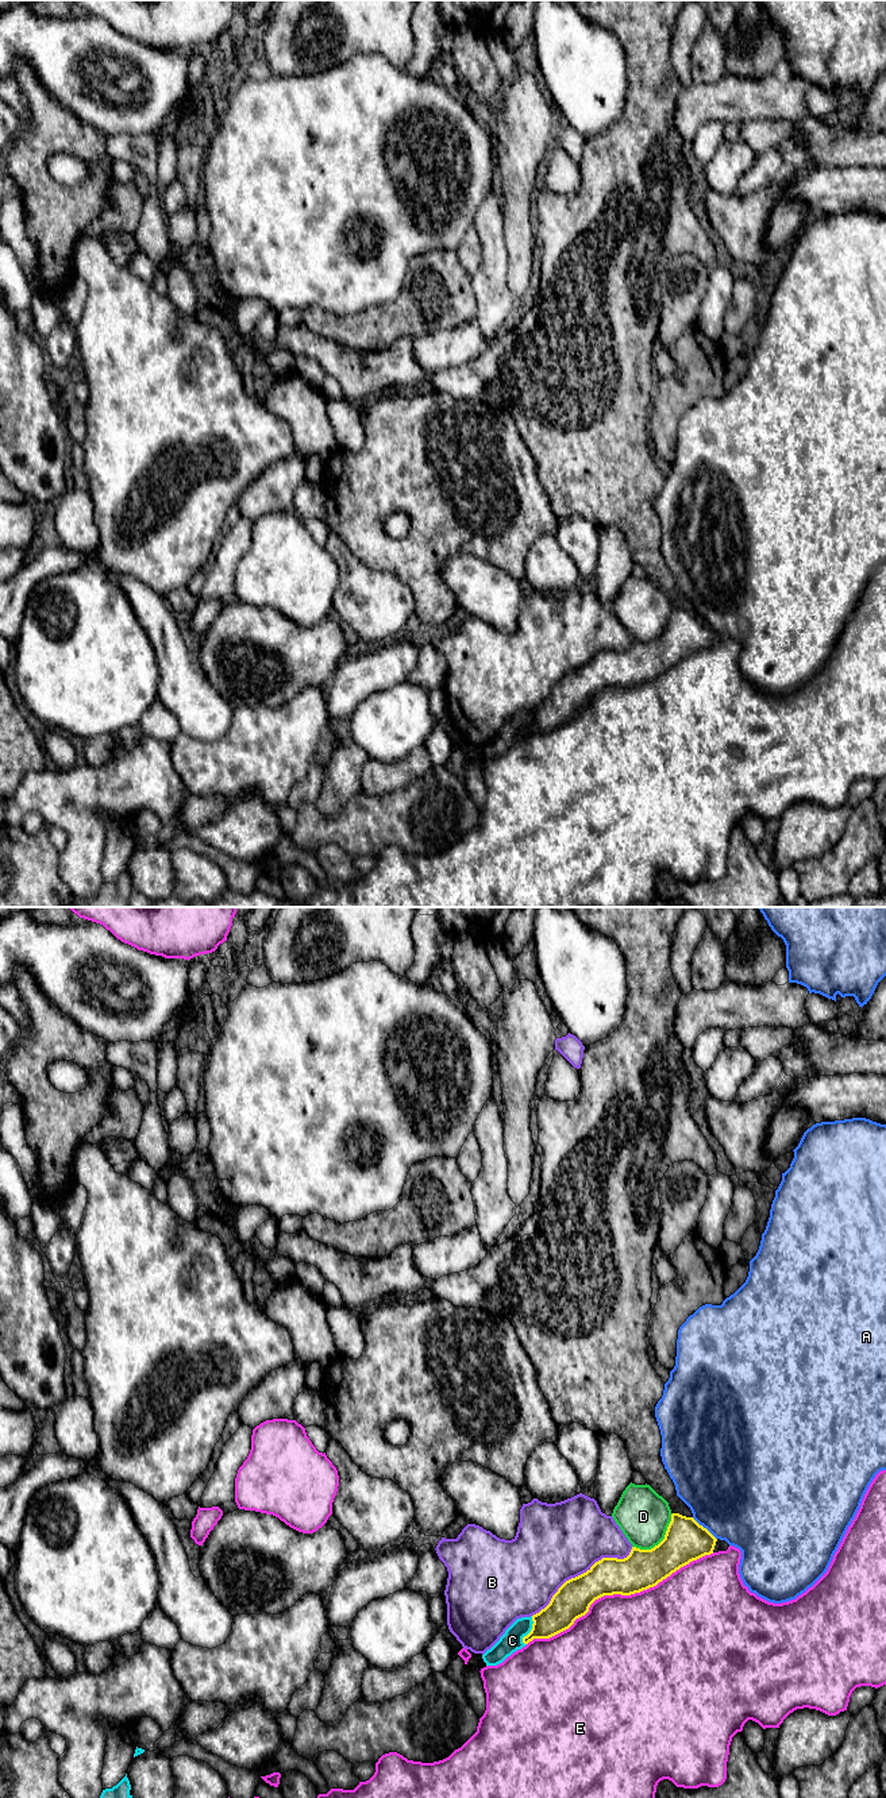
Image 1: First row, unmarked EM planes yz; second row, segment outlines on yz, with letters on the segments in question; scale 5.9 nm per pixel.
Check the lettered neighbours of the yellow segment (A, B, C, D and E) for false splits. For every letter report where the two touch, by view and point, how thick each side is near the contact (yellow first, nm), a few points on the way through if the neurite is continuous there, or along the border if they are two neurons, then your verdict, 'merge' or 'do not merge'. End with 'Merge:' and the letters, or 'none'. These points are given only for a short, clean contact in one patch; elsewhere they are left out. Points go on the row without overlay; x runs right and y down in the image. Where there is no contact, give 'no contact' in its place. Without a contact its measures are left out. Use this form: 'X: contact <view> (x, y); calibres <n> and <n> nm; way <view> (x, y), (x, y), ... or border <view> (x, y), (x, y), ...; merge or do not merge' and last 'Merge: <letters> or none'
A: contact yz (702, 620); calibres 260 and 500 nm; do not merge
B: contact yz (581, 667); calibres 220 and 460 nm; do not merge
C: contact yz (531, 724); calibres 190 and 130 nm; border yz (532, 709), (532, 721), (523, 730), (524, 737); do not merge
D: contact yz (661, 635); calibres 260 and 320 nm; border yz (673, 606), (665, 629), (657, 637), (650, 641), (632, 640); do not merge
E: contact yz (619, 686); calibres 240 and 480 nm; do not merge
Merge: none

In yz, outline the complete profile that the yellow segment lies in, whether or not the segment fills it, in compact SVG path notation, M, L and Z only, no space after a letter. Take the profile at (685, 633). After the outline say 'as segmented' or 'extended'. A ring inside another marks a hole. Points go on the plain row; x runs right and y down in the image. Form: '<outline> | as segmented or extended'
M673 606L664 632L654 641L632 640L624 652L602 651L586 665L566 674L550 697L532 709L532 722L523 736L569 722L604 688L631 688L656 679L681 660L713 647L716 634L693 610Z | as segmented

